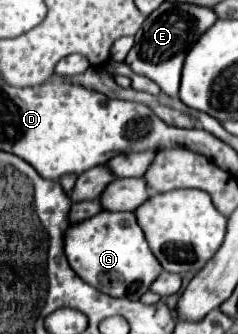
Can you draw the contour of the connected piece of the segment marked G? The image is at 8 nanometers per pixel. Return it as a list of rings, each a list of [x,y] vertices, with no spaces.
[[[103,210],[89,220],[71,224],[69,232],[65,232],[65,254],[71,268],[83,280],[113,298],[139,300],[163,272],[161,264],[149,250],[147,238],[137,224],[135,212]]]

